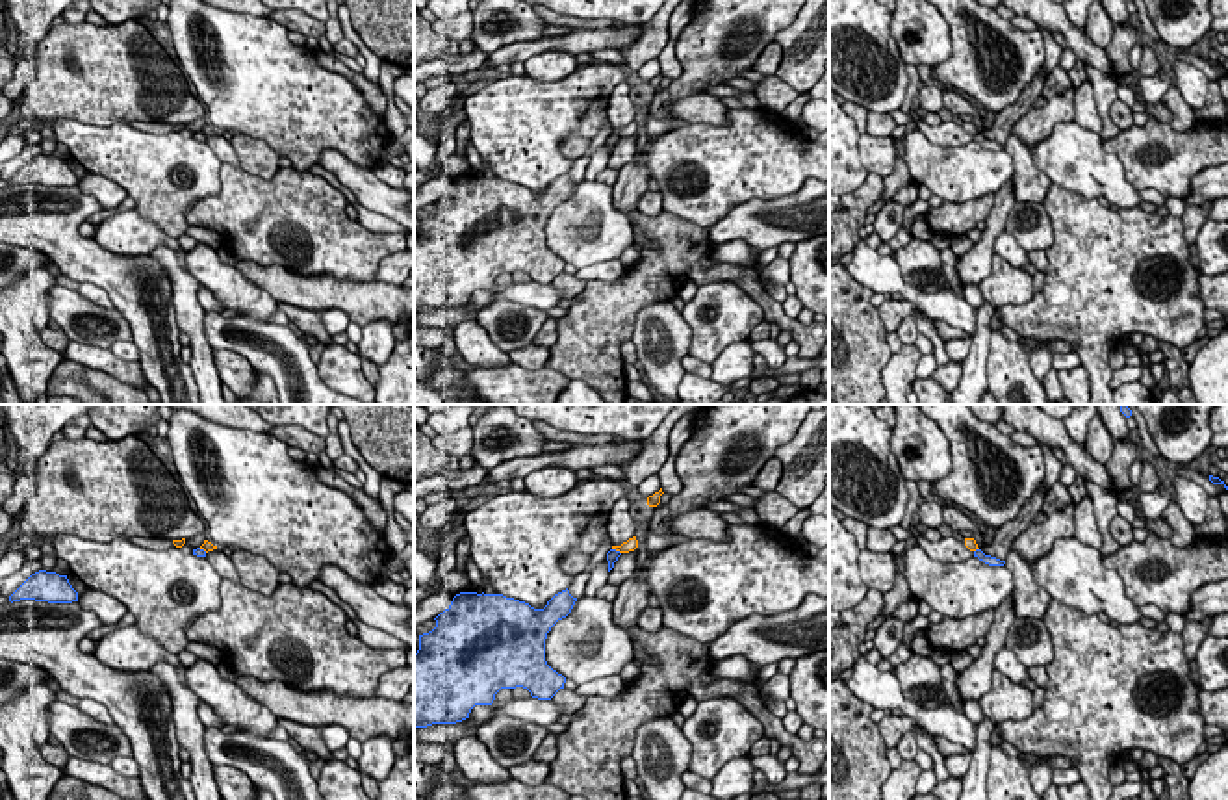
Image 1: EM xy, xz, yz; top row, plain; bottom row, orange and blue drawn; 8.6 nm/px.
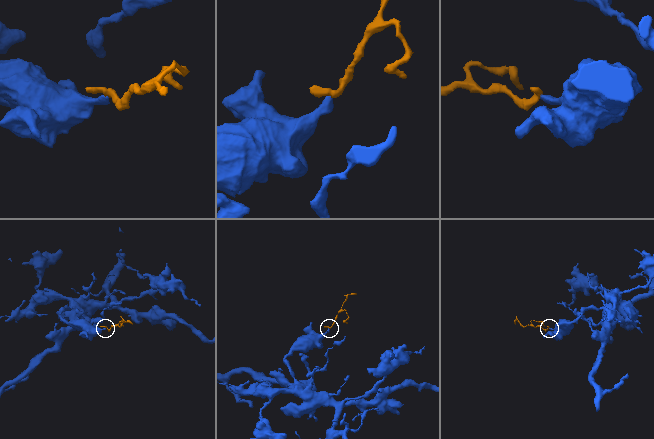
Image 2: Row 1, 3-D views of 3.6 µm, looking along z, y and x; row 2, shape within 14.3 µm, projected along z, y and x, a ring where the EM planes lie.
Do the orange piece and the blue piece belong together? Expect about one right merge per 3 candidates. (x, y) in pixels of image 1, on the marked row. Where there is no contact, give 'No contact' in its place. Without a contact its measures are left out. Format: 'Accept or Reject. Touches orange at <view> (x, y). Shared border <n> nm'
Reject. Touches orange at xz (616, 550). Shared border 100 nm

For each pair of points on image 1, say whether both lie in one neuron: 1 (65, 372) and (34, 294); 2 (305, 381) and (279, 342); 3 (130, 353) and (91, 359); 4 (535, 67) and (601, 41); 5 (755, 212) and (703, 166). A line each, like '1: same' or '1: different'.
1: different
2: same
3: different
4: different
5: different

